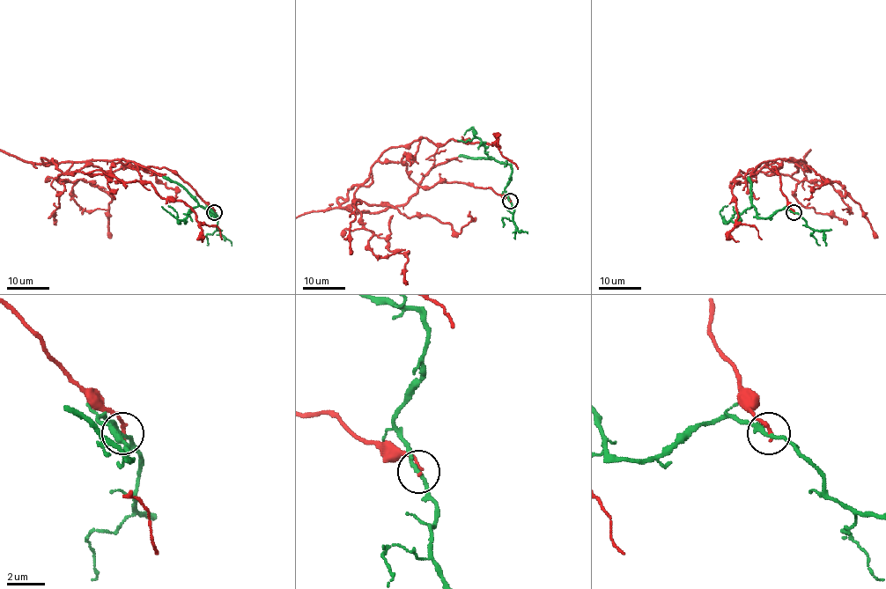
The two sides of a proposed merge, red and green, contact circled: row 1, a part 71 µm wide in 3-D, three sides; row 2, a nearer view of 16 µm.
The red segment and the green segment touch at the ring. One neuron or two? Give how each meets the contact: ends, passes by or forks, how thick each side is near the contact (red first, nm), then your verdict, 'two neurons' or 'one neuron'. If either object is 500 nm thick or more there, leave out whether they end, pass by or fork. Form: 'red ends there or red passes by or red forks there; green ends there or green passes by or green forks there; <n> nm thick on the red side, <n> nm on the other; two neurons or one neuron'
red ends there; green passes by; 220 nm thick on the red side, 200 nm on the other; one neuron

